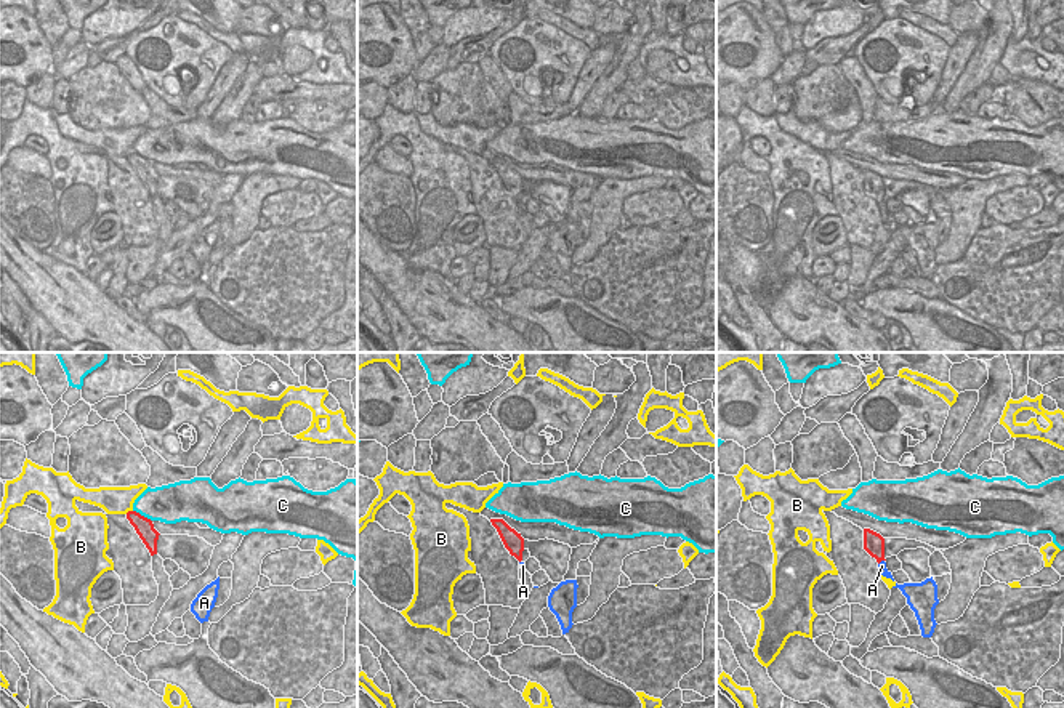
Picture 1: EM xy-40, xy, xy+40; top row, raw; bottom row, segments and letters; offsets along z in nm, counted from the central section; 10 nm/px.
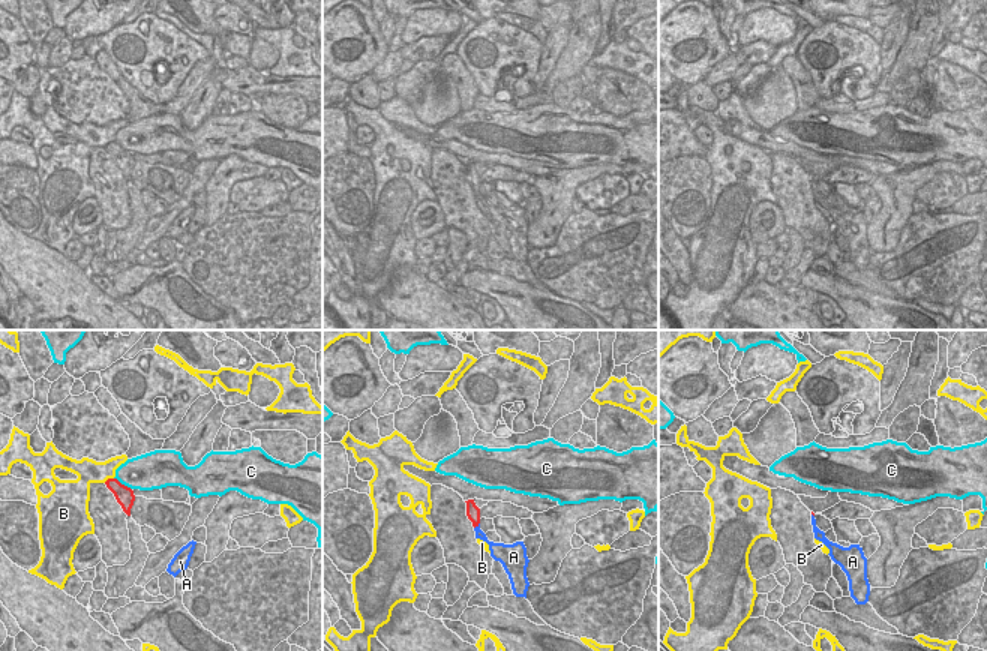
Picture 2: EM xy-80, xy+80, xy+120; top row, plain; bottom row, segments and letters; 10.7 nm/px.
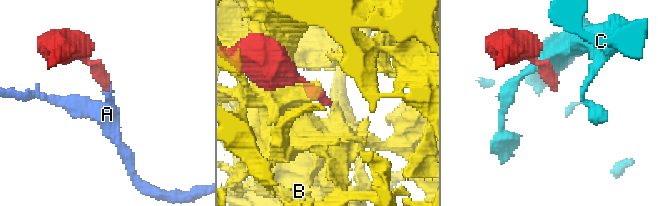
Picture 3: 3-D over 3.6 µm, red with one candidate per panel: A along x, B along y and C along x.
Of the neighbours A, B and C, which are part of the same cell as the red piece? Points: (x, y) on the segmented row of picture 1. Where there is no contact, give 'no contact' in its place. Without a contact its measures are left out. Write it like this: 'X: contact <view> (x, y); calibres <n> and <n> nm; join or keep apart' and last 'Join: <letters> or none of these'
A: contact xy+40 (880, 561); calibres 220 and 90 nm; join
B: contact xy-40 (128, 511); calibres 190 and 280 nm; keep apart
C: contact xy-40 (143, 516); calibres 190 and 360 nm; keep apart
Join: A

